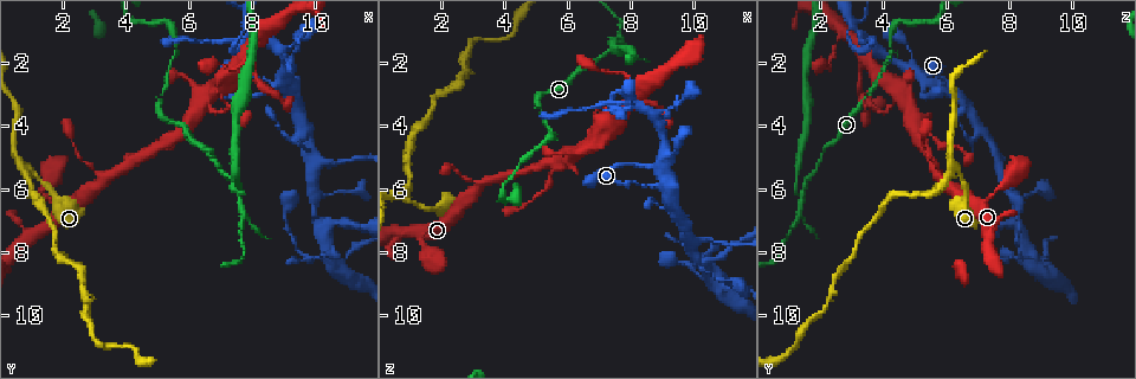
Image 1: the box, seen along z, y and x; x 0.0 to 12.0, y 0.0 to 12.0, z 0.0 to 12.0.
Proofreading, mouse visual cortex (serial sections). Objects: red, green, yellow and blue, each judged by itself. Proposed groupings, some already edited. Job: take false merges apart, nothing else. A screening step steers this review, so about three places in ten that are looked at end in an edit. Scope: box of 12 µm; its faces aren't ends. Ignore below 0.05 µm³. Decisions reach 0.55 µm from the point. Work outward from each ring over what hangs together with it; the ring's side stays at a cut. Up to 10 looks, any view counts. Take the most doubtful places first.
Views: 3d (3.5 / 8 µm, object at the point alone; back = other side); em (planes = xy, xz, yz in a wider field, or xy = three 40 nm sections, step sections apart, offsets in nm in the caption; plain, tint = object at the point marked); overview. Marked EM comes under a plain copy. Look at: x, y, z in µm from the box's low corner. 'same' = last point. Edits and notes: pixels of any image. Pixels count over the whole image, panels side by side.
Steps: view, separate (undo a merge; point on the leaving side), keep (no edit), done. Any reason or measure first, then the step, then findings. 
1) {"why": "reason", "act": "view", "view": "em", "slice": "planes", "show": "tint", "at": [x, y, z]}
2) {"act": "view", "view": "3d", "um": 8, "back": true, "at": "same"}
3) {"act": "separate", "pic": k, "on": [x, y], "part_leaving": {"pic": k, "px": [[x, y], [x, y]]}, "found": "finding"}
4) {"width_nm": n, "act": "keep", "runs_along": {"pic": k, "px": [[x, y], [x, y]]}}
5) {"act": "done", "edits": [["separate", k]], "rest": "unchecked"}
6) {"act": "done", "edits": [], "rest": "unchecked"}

{"why": "a fork", "act": "view", "view": "3d", "um": 3.5, "at": [1.0, 5.5, 6.3]}

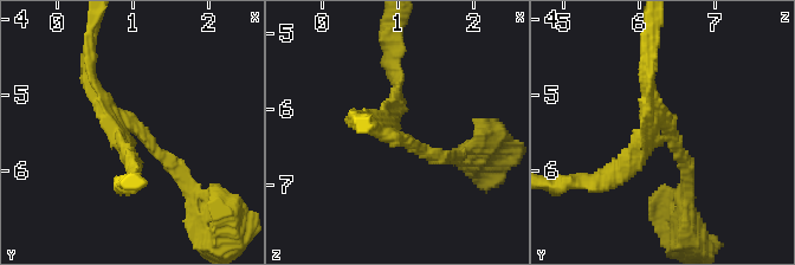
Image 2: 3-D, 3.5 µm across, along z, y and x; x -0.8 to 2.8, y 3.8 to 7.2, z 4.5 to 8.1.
{"why": "need the tissue", "act": "view", "view": "em", "slice": "xy", "step": 3, "show": "tint", "at": [1.00, 5.40, 6.35]}

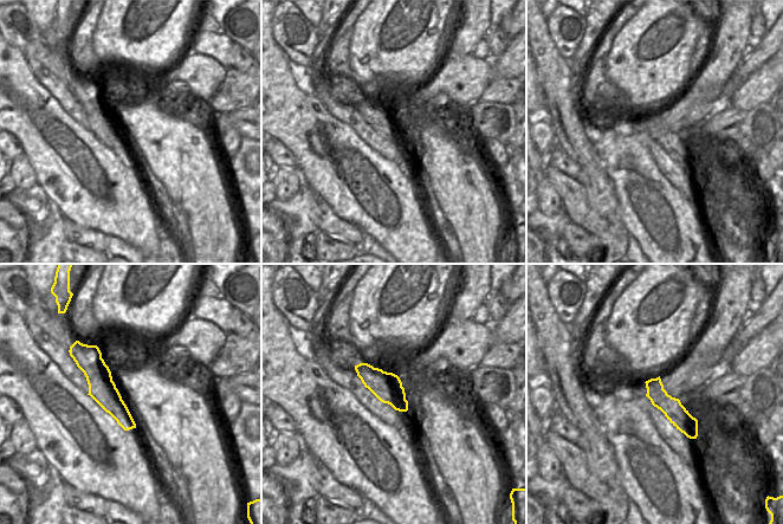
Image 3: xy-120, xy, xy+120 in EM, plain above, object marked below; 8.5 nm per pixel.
{"act": "keep", "runs_along": {"pic": 2, "px": [[446, 160], [385, 129], [395, 84]]}, "found": "all the same cell"}

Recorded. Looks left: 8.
{"why": "sharp bend", "act": "view", "view": "3d", "um": 3.5, "at": [5.4, 0.7, 4.3]}

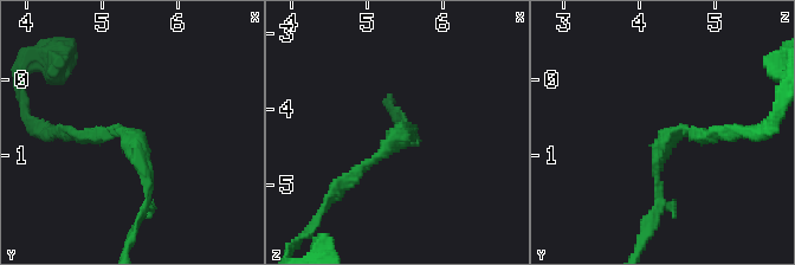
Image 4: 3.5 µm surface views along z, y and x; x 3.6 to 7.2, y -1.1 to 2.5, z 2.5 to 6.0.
{"arm_widths_nm": [100, 200], "act": "view", "view": "em", "slice": "xy", "step": 2, "show": "tint", "at": [5.45, 0.80, 4.35]}

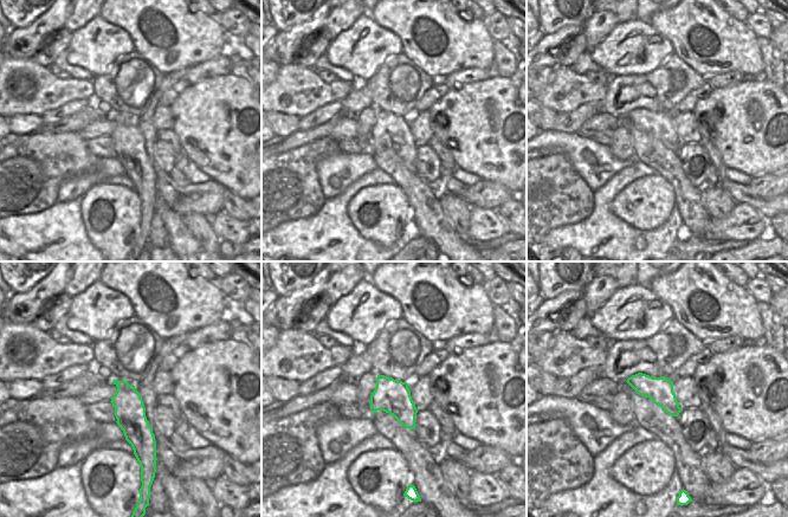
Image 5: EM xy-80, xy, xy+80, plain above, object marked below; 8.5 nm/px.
{"act": "view", "view": "em", "slice": "xy", "step": 3, "show": "tint", "at": "same"}

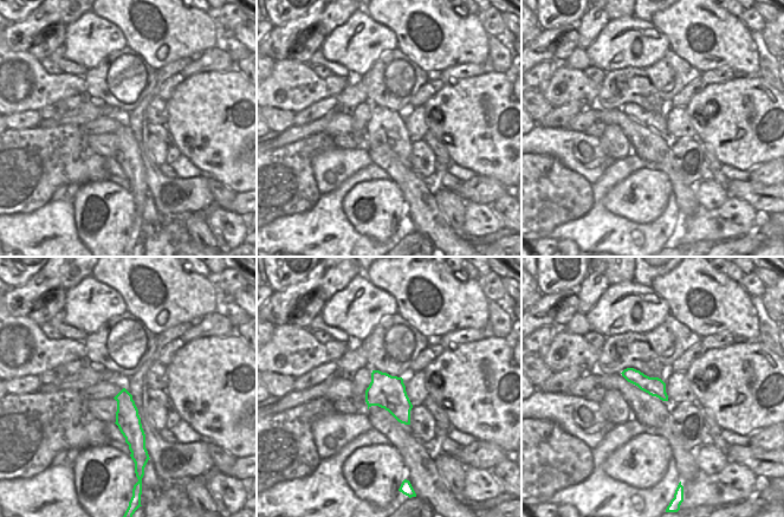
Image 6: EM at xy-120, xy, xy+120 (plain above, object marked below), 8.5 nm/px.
{"width_nm": 280, "act": "keep", "runs_along": {"pic": 4, "px": [[143, 212], [140, 142], [121, 128], [77, 135]]}, "found": "one cell here"}

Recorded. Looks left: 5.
{"why": "sudden change in width", "act": "view", "view": "3d", "um": 3.5, "at": [8.9, 2.7, 5.8]}

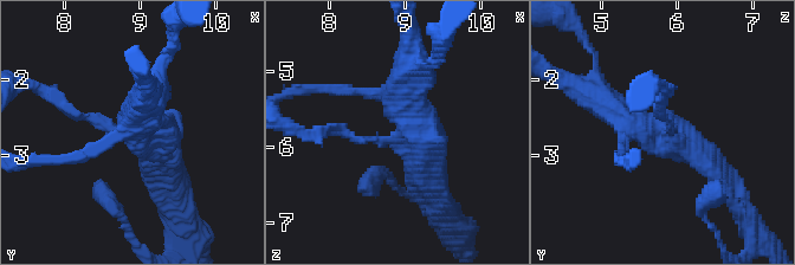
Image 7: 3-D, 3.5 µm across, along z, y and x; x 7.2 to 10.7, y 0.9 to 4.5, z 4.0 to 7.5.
{"arms": 3, "arm_widths_nm": [150, 400, 400], "why": "need the tissue", "act": "view", "view": "em", "slice": "xy", "step": 5, "show": "tint", "at": [8.95, 2.75, 5.90]}

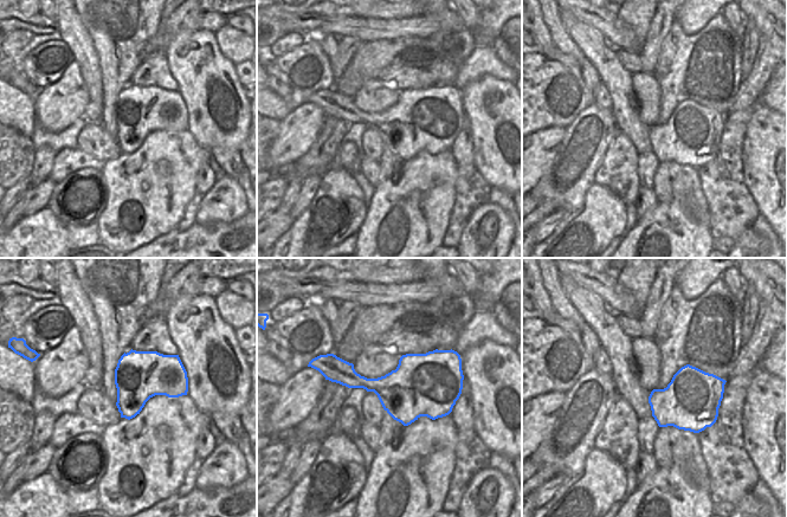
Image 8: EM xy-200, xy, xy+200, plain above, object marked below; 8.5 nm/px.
{"act": "keep", "runs_along": {"pic": 7, "px": [[66, 108], [157, 143], [173, 180]]}, "found": "one cell here"}

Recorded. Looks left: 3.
{"why": "abrupt turn", "act": "view", "view": "3d", "um": 3.5, "back": true, "at": [8.0, 0.9, 3.2]}

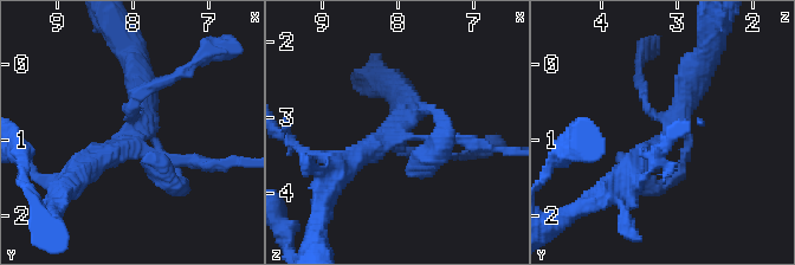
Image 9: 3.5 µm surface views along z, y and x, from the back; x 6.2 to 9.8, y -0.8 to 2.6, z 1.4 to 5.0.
{"act": "view", "view": "em", "slice": "xy", "step": 1, "show": "tint", "at": [8.00, 0.90, 3.10]}

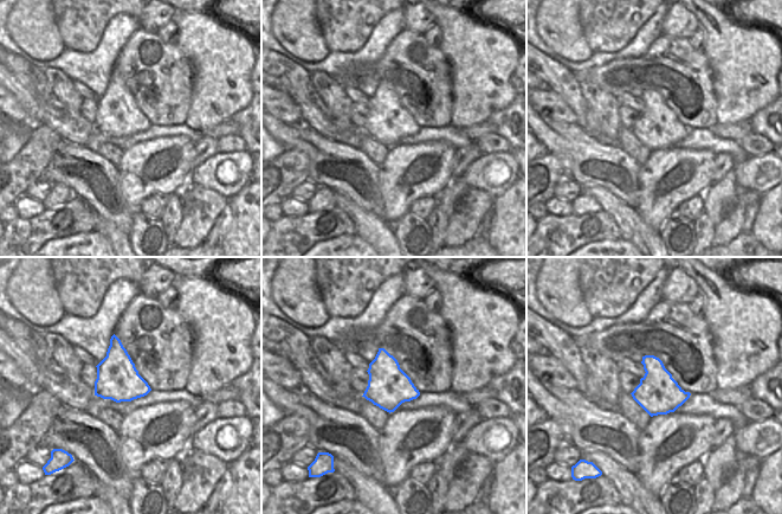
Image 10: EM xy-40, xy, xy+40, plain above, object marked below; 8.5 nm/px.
{"width_nm": 360, "act": "keep", "runs_along": {"pic": 9, "px": [[631, 172], [670, 131], [703, 65]]}, "found": "all the same cell"}

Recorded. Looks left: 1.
{"act": "done", "edits": [], "rest": "unchecked"}

